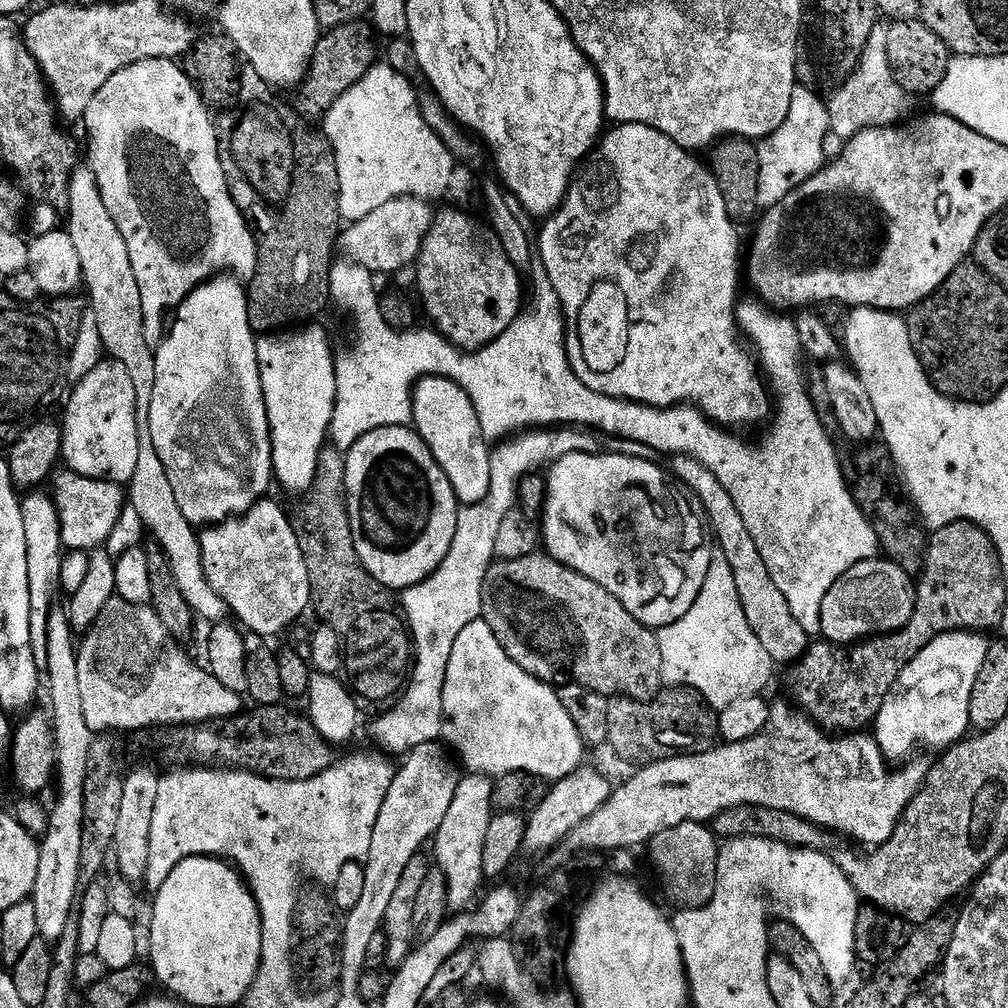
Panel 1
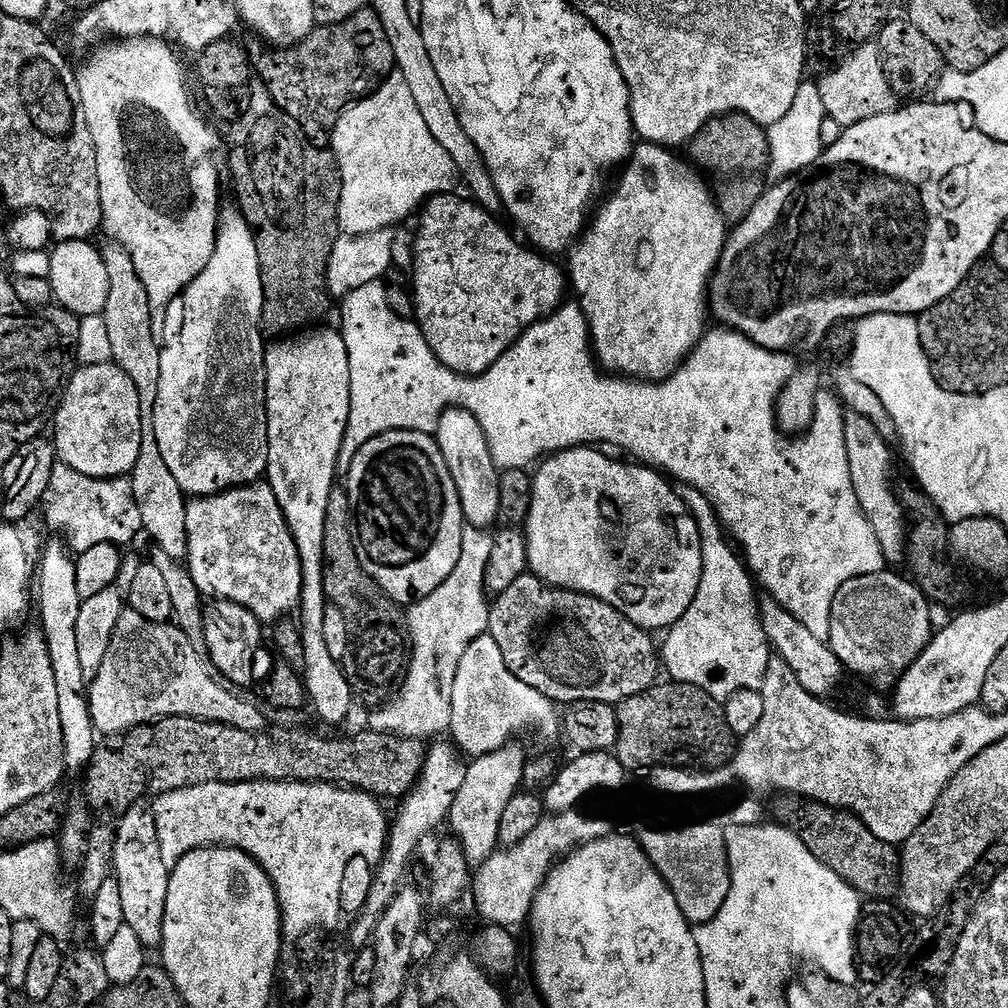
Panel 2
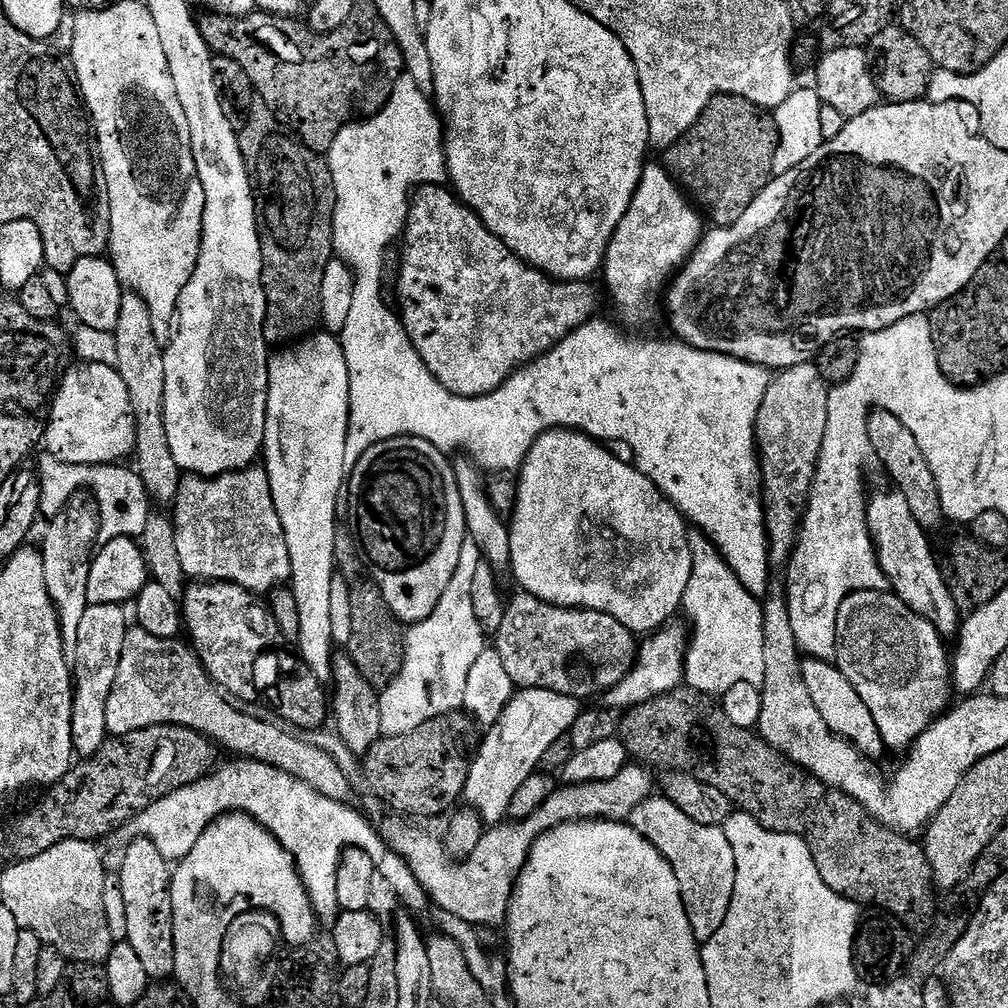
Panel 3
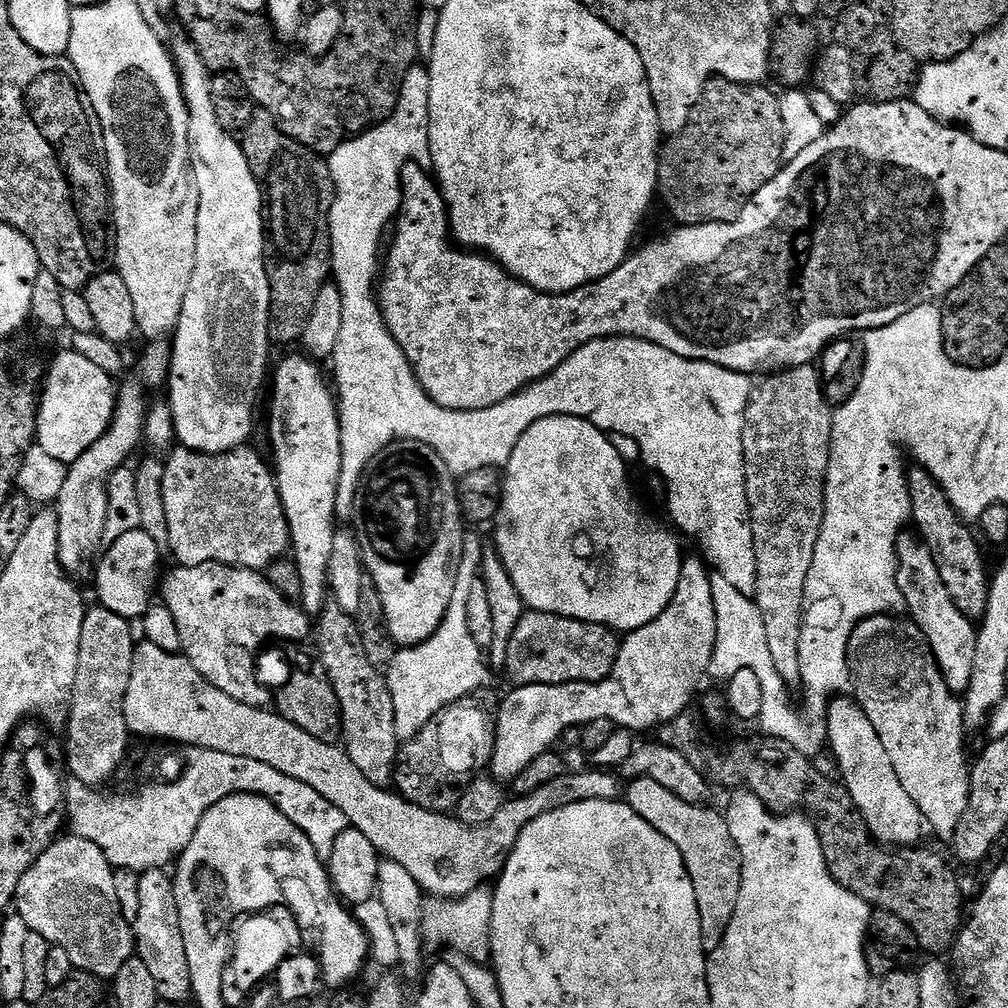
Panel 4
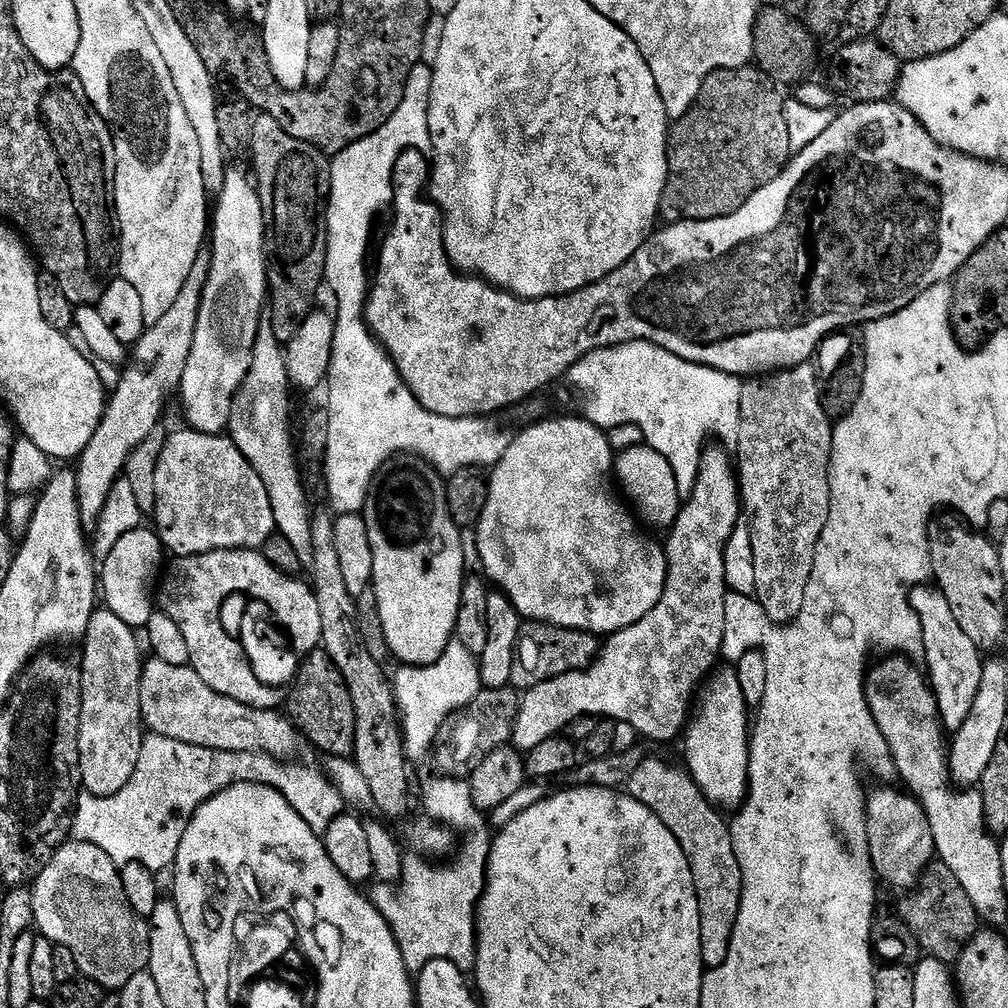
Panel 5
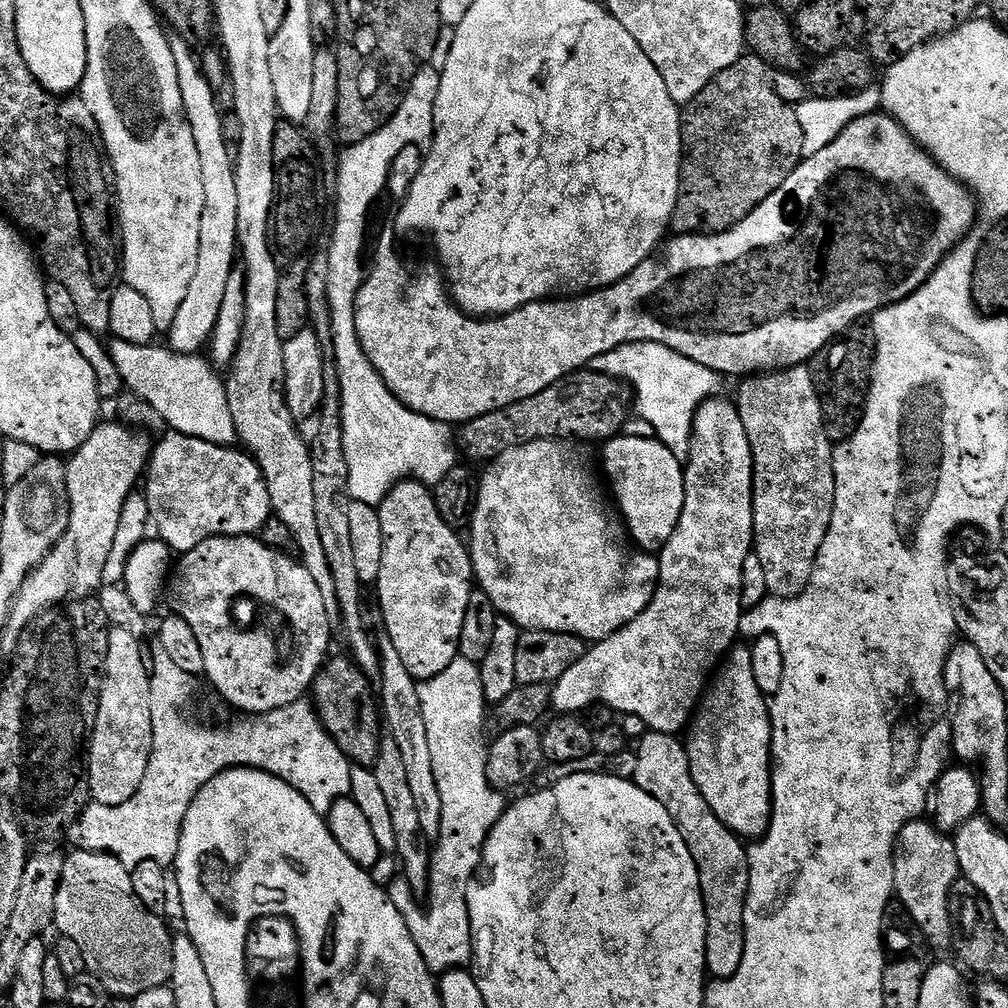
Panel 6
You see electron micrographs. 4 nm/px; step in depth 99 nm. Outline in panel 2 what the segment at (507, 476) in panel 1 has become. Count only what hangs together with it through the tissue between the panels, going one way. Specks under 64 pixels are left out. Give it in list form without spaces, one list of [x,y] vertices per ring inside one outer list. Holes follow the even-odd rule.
[[[465,531],[462,558],[458,558],[454,574],[450,574],[434,594],[417,600],[407,609],[406,627],[410,637],[408,676],[400,691],[373,711],[376,713],[372,716],[371,731],[428,742],[443,737],[451,729],[454,678],[458,678],[462,654],[466,654],[470,642],[488,631],[490,600],[484,587],[484,575],[486,562],[490,562],[491,545],[492,536],[487,531]]]

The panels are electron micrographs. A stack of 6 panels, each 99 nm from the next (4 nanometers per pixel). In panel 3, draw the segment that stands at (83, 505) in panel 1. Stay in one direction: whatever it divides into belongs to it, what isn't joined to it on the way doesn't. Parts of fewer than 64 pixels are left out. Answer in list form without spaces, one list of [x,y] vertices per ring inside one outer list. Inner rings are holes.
[[[41,455],[38,471],[40,473],[40,514],[41,517],[51,518],[60,513],[69,500],[73,499],[83,488],[92,488],[100,484],[98,507],[102,536],[105,541],[114,538],[140,538],[152,513],[152,499],[146,490],[145,483],[135,467],[123,463],[114,464],[71,464],[58,458]]]

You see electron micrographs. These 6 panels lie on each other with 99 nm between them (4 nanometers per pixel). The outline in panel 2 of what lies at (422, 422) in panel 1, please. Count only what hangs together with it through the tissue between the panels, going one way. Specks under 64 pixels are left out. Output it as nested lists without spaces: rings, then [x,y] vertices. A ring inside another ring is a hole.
[[[449,408],[440,415],[440,421],[436,423],[436,427],[434,429],[434,444],[438,449],[439,459],[442,461],[444,459],[444,464],[448,467],[448,472],[452,475],[452,480],[450,480],[451,487],[455,488],[456,493],[458,494],[458,498],[460,499],[460,505],[462,506],[462,514],[464,515],[465,525],[471,526],[476,530],[488,530],[491,529],[492,523],[497,523],[500,520],[500,507],[498,506],[498,490],[500,489],[500,474],[501,469],[496,467],[496,463],[494,462],[494,458],[490,454],[490,446],[486,442],[486,434],[482,430],[482,426],[478,426],[478,418],[474,418],[474,414],[470,414],[466,410],[462,410],[461,408]]]

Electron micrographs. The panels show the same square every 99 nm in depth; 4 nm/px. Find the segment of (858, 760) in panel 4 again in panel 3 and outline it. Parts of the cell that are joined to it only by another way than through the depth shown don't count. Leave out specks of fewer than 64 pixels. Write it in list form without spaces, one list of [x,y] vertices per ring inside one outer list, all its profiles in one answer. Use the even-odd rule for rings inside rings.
[[[815,658],[805,659],[802,663],[802,678],[806,682],[806,690],[810,690],[810,699],[817,707],[818,714],[822,714],[835,736],[852,741],[869,757],[885,755],[884,739],[882,734],[878,734],[878,726],[870,715],[870,709],[867,708],[866,702],[862,702],[858,690],[854,690],[854,686],[846,682],[846,674],[842,674],[842,670],[836,667],[835,663]]]

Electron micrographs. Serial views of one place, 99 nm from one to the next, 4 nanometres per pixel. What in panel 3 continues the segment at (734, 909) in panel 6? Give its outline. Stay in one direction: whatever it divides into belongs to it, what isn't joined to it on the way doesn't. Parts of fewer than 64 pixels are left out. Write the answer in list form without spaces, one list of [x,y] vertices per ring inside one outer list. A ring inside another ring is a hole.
[[[653,794],[634,806],[630,823],[642,838],[649,840],[655,846],[662,858],[670,862],[674,874],[678,874],[678,886],[682,890],[682,898],[686,906],[686,914],[690,918],[690,926],[696,939],[706,942],[722,930],[722,922],[726,922],[726,914],[730,914],[730,902],[734,898],[734,882],[736,881],[736,863],[734,862],[734,846],[730,846],[730,838],[726,838],[723,827],[702,826],[702,822],[694,822],[694,818],[686,818],[674,802],[670,802],[663,794]]]

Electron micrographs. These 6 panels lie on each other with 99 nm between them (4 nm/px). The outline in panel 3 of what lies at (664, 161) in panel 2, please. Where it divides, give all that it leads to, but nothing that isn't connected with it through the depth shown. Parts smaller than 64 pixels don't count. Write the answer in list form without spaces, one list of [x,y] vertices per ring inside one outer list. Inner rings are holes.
[[[645,163],[630,210],[626,210],[626,218],[622,218],[618,230],[614,230],[602,269],[612,304],[628,324],[648,324],[655,318],[661,293],[692,257],[692,251],[700,245],[706,231],[701,213],[684,189],[673,180],[663,163],[652,163]]]

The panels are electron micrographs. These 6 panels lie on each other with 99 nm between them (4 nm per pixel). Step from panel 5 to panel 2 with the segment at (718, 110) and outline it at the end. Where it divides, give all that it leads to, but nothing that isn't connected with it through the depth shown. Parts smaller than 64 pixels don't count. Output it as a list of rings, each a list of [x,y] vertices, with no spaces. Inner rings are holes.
[[[729,114],[711,120],[687,145],[691,163],[702,173],[725,221],[739,222],[754,210],[766,191],[768,134],[749,116]]]

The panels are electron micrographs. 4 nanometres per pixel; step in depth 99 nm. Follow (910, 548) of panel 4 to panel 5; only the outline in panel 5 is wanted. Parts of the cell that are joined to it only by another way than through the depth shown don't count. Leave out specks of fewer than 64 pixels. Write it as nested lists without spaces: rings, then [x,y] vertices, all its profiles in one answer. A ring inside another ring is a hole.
[[[920,586],[911,593],[912,609],[920,618],[924,634],[923,655],[928,658],[926,675],[932,685],[932,693],[940,701],[940,718],[949,733],[955,734],[966,722],[974,700],[978,698],[978,690],[982,686],[982,672],[985,657],[980,648],[970,642],[966,630],[958,626],[958,618],[954,618],[954,610],[950,610],[950,602],[935,586]]]

